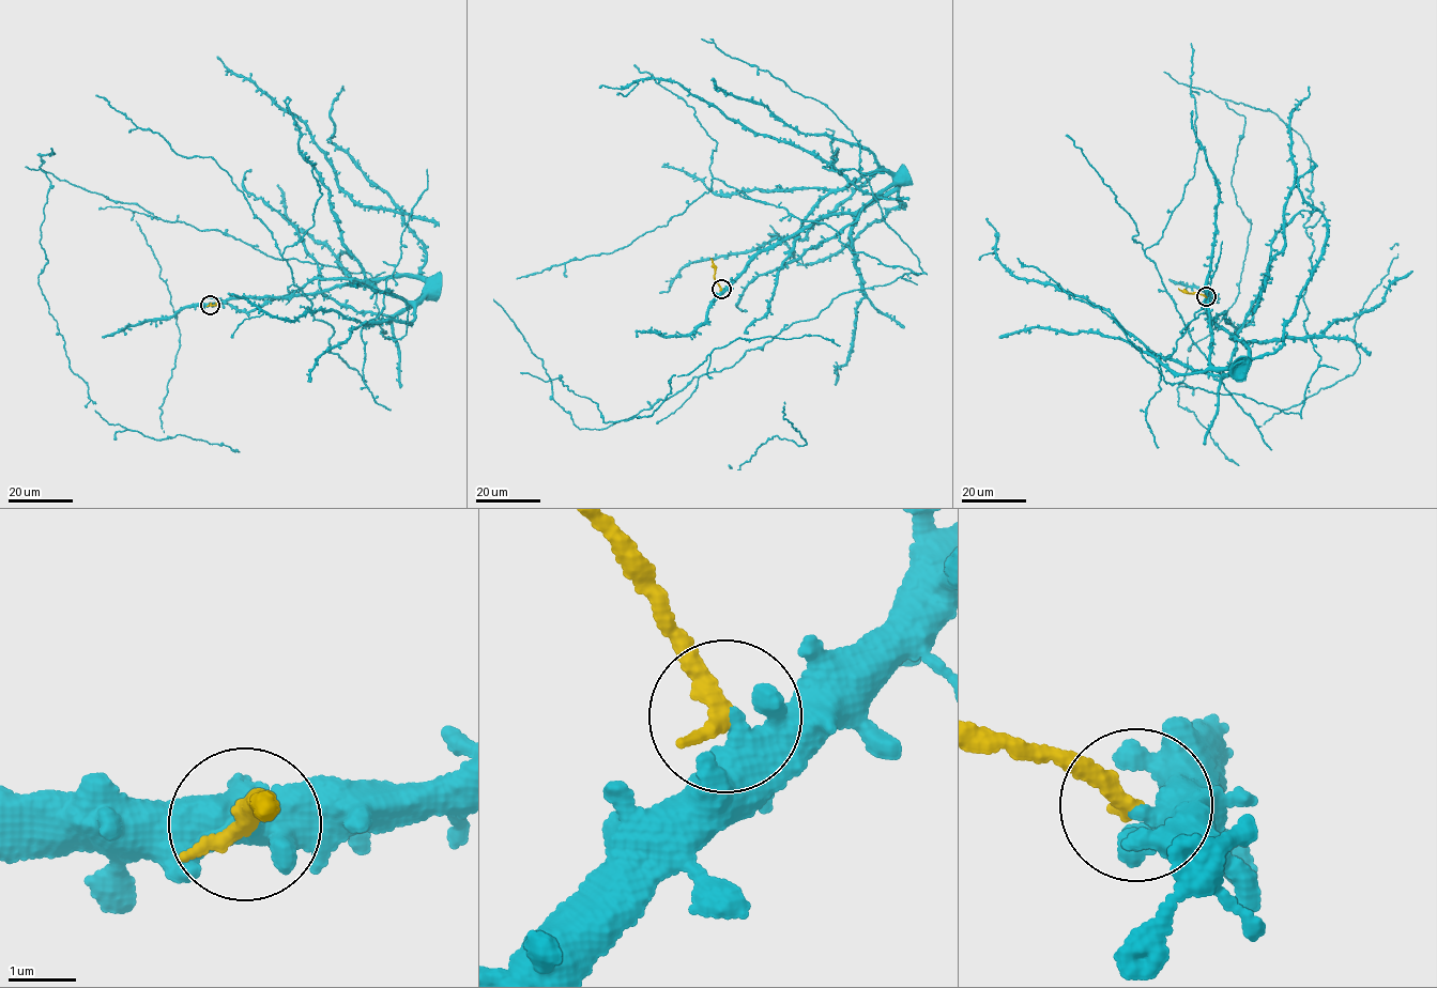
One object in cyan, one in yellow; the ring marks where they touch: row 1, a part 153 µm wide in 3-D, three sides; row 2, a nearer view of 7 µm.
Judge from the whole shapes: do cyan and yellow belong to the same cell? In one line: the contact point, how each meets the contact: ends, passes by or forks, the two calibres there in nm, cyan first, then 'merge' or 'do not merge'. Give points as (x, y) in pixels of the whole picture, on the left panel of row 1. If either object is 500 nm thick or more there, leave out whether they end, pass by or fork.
place (210, 305); calibres 600 and 320 nm; do not merge

